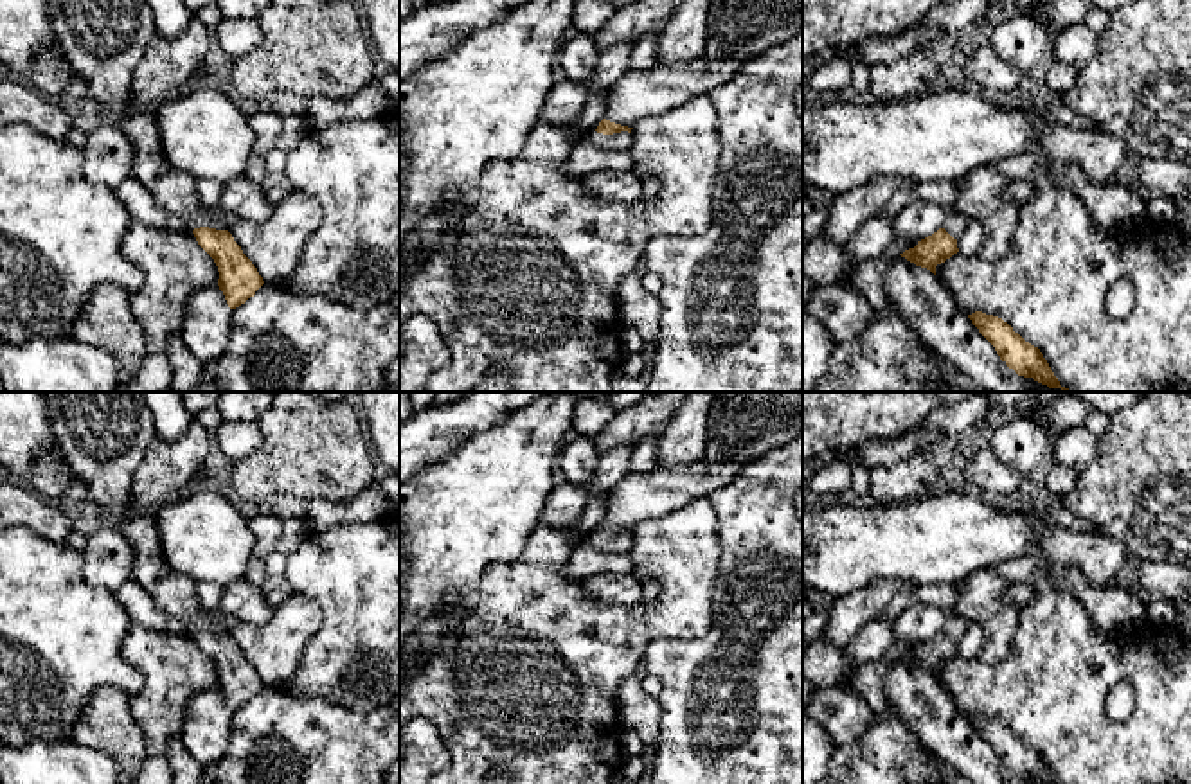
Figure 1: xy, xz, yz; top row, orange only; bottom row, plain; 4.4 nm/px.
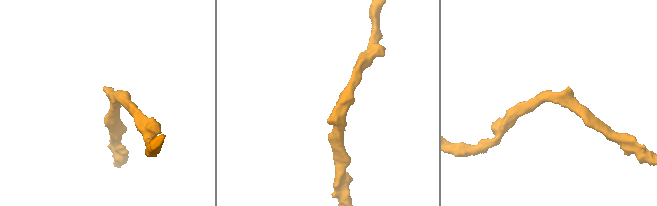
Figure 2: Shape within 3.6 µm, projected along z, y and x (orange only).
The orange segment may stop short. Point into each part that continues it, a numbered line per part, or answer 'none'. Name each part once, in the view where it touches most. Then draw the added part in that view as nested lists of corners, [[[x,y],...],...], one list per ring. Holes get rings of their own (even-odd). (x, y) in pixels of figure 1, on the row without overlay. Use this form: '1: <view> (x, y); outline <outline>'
1: xz (621, 543); outline [[[588,534],[585,538],[585,543],[597,548],[597,550],[624,554],[624,552],[631,550],[633,536],[621,534],[621,536],[613,536],[613,538],[603,538],[597,534]]]

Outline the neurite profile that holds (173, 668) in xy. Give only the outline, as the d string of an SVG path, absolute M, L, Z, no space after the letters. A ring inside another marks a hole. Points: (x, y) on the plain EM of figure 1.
M131 624L121 655L144 678L144 687L130 696L130 710L146 737L146 757L130 784L173 784L173 771L166 757L167 741L182 735L189 699L201 690L218 687L218 669L193 635L176 635L140 624Z

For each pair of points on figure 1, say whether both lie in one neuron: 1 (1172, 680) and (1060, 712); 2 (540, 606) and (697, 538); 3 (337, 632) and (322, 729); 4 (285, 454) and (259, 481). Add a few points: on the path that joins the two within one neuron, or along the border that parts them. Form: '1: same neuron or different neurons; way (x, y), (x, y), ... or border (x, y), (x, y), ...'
1: same neuron; way (1145, 671), (1103, 671), (1087, 686)
2: same neuron; way (587, 619), (648, 619), (682, 585)
3: different neurons; border (288, 689), (367, 712)
4: same neuron; way (279, 461), (267, 473)

